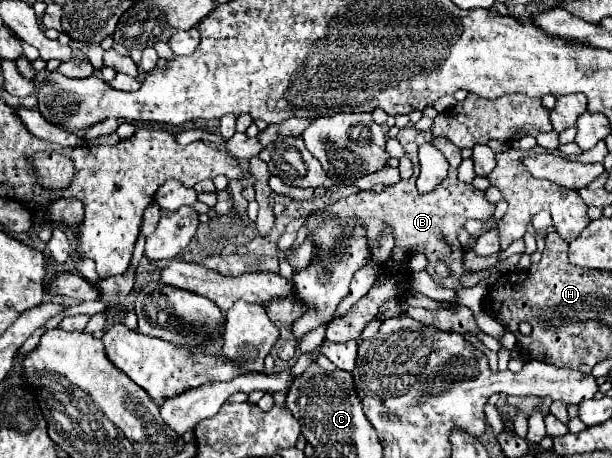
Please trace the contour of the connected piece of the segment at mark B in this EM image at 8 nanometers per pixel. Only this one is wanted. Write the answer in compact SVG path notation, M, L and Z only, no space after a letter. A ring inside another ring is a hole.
M407 126L403 128L399 134L397 134L397 140L401 142L403 150L405 150L405 156L413 162L415 166L415 172L409 180L399 180L397 184L385 188L381 194L369 190L369 192L357 192L349 198L343 198L331 206L325 208L325 216L329 216L329 220L339 220L343 228L349 228L349 224L353 224L353 220L361 220L365 224L365 230L367 230L367 240L369 240L369 248L373 250L377 246L377 240L381 238L383 230L385 228L393 228L393 234L395 234L395 248L391 250L389 254L389 260L385 260L381 264L383 268L383 274L385 274L385 280L377 286L373 286L357 304L351 306L351 310L341 316L341 318L335 318L333 322L327 324L327 340L329 342L347 342L351 338L359 338L363 328L367 326L367 322L371 322L377 312L381 310L381 306L389 300L399 300L403 296L403 286L405 282L411 278L411 268L409 268L409 262L415 254L425 254L427 258L427 266L425 270L435 276L435 270L433 270L433 264L437 260L443 260L449 268L451 268L451 278L441 282L443 286L447 288L463 288L461 284L461 276L463 274L471 274L469 270L463 270L463 248L457 240L459 232L465 228L465 222L471 220L471 218L483 218L483 220L489 220L495 212L495 204L491 204L487 198L485 198L485 192L477 190L475 186L471 184L461 184L457 180L457 169L461 164L461 150L455 148L449 140L435 140L431 136L431 132L419 132L415 130L413 126ZM425 142L431 142L435 144L443 156L447 158L449 162L449 174L447 178L431 192L431 194L419 194L417 188L415 188L415 180L417 180L417 174L419 174L419 164L417 164L417 148Z

